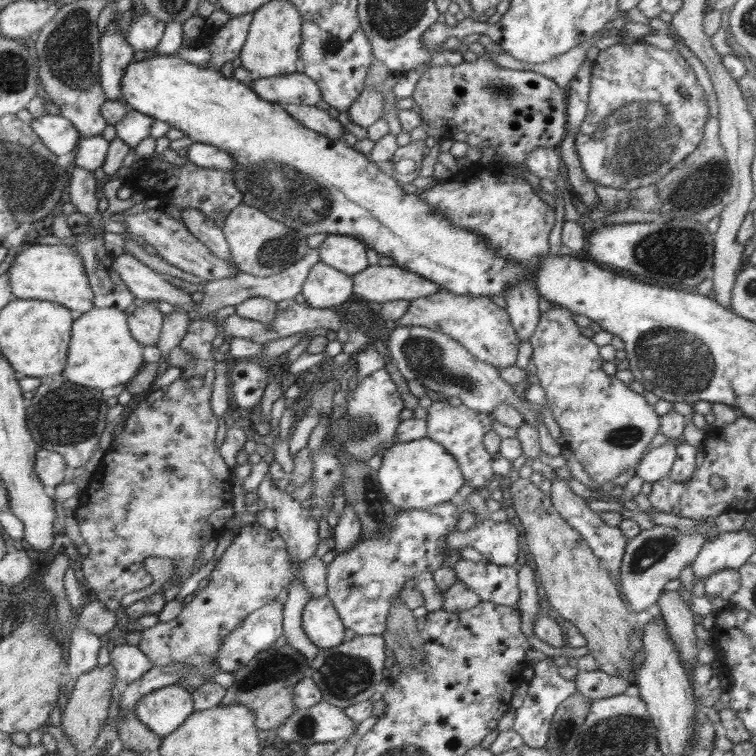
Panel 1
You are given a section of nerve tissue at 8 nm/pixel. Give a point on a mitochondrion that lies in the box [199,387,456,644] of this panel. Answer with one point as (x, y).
(358, 430)

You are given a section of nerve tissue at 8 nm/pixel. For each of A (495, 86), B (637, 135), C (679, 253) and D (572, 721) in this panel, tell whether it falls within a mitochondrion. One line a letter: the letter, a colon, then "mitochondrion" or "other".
A: mitochondrion
B: mitochondrion
C: mitochondrion
D: mitochondrion

